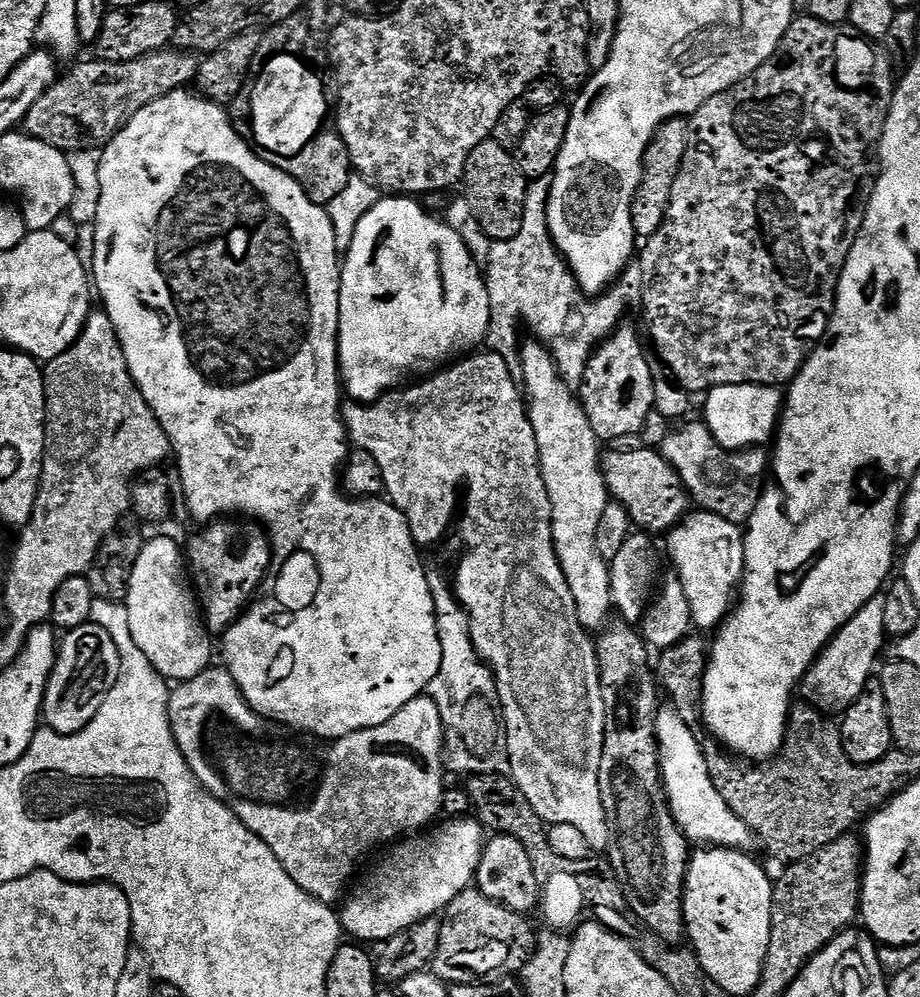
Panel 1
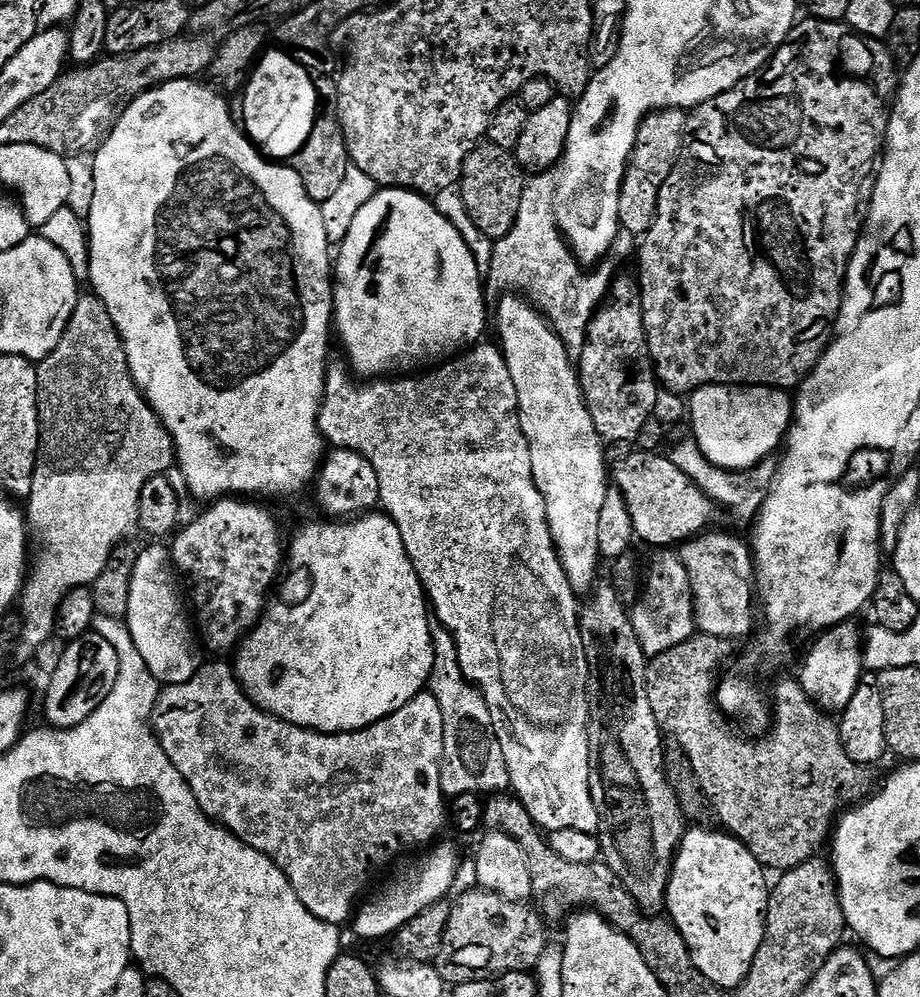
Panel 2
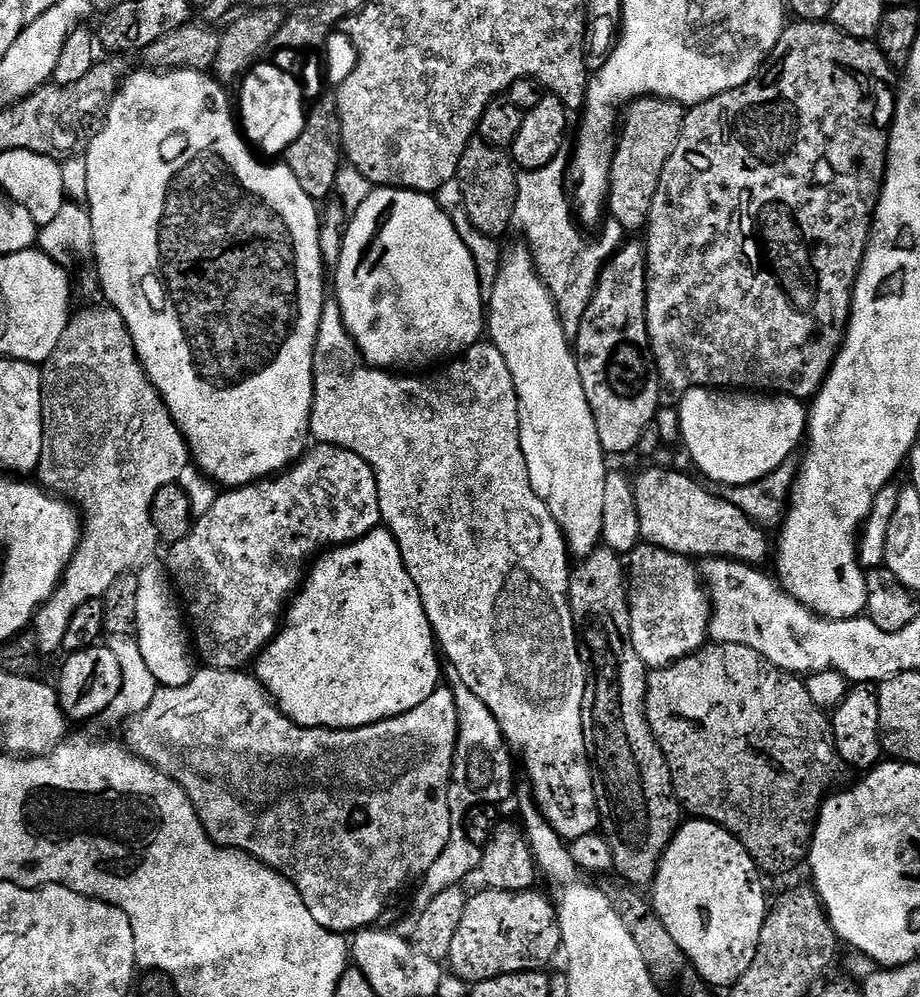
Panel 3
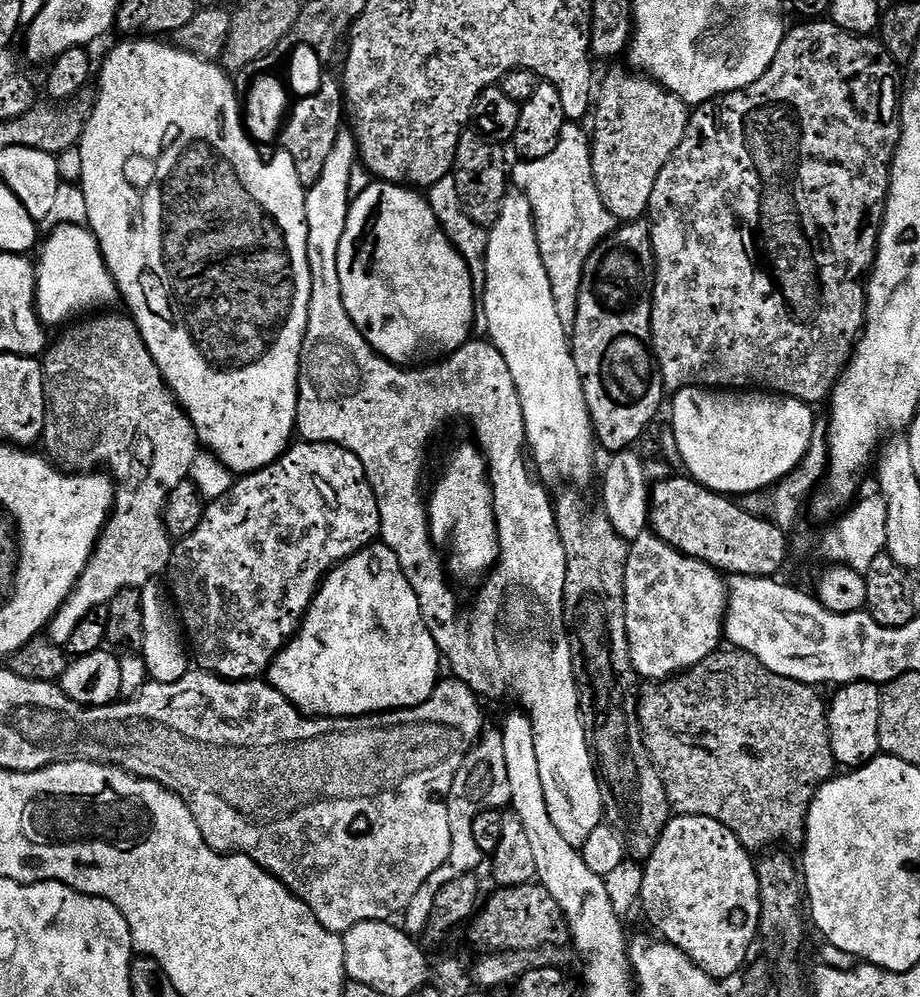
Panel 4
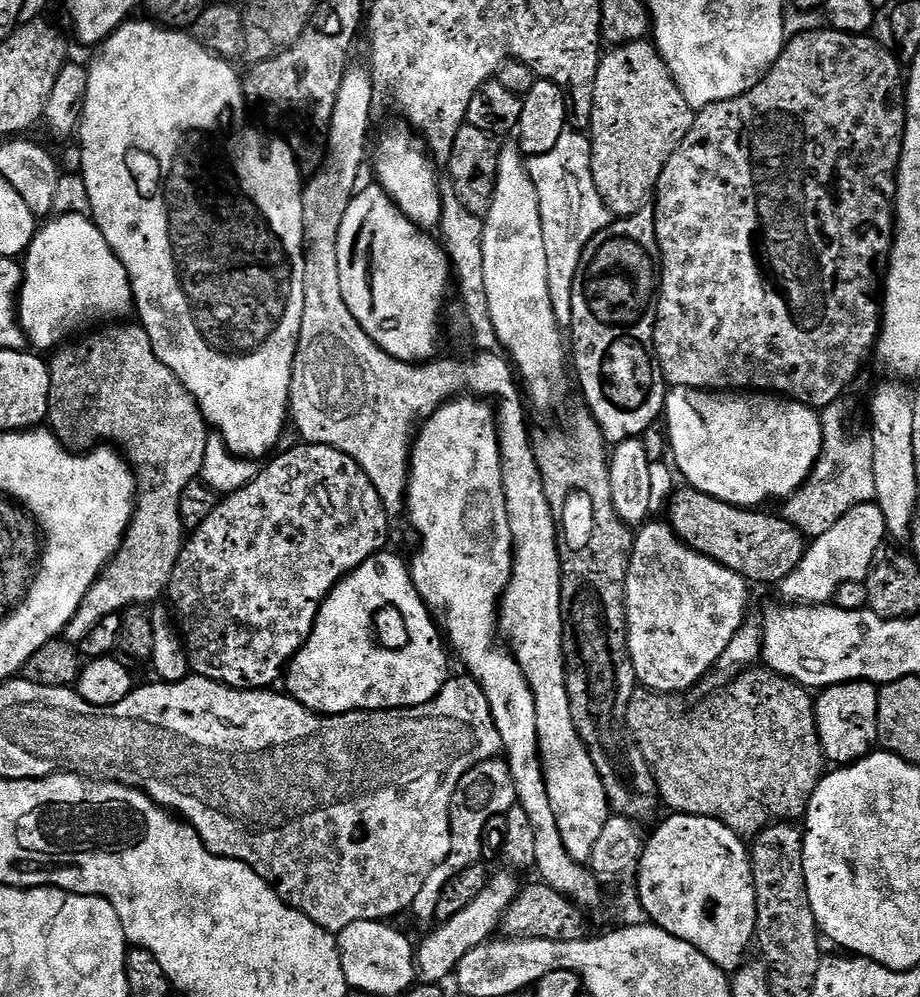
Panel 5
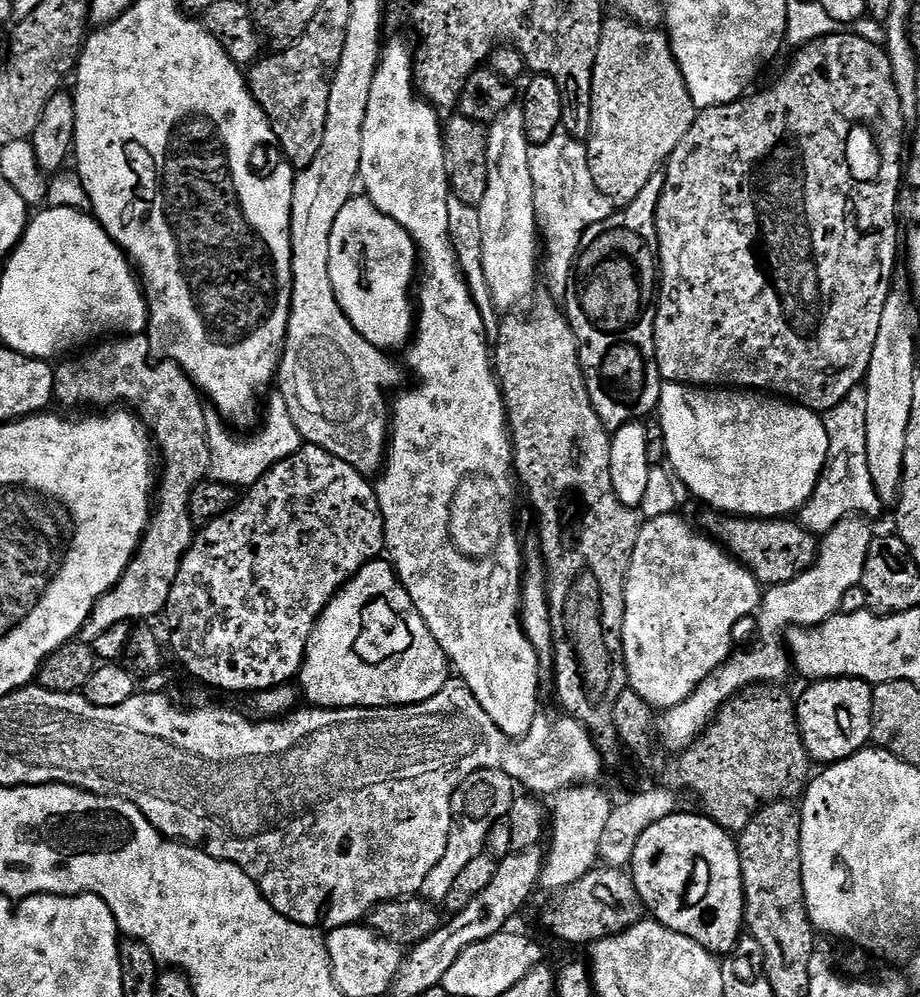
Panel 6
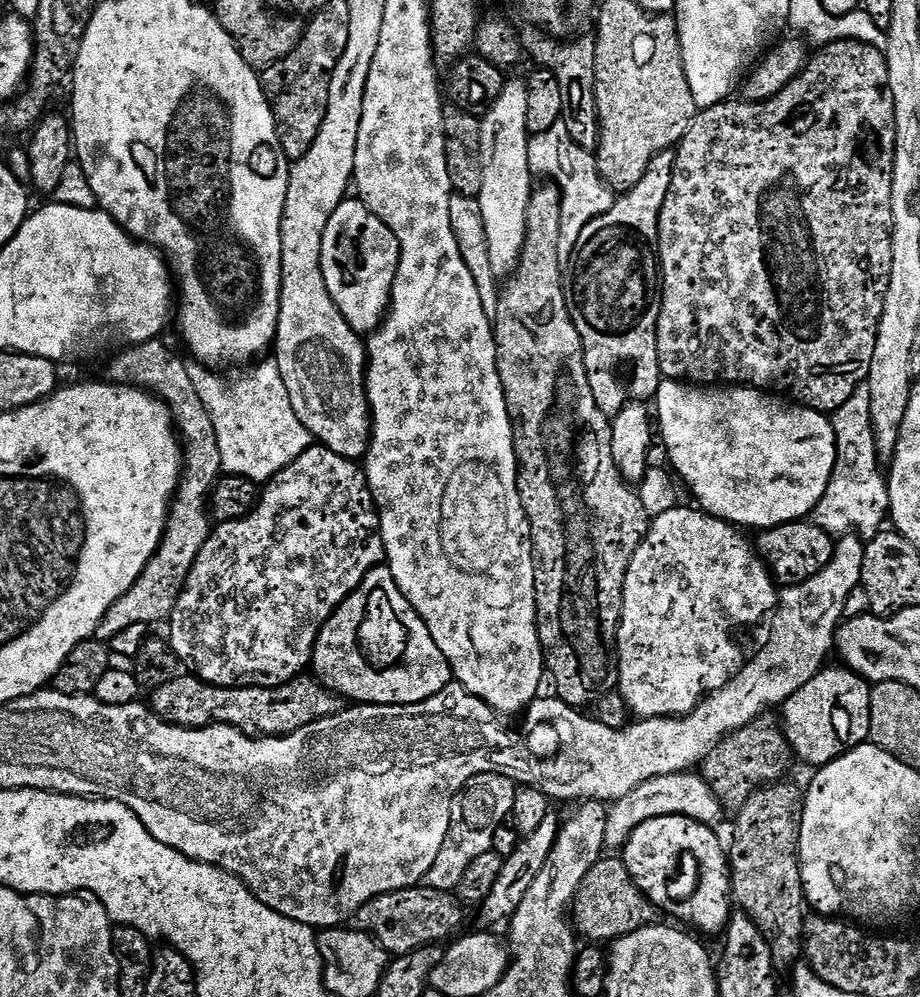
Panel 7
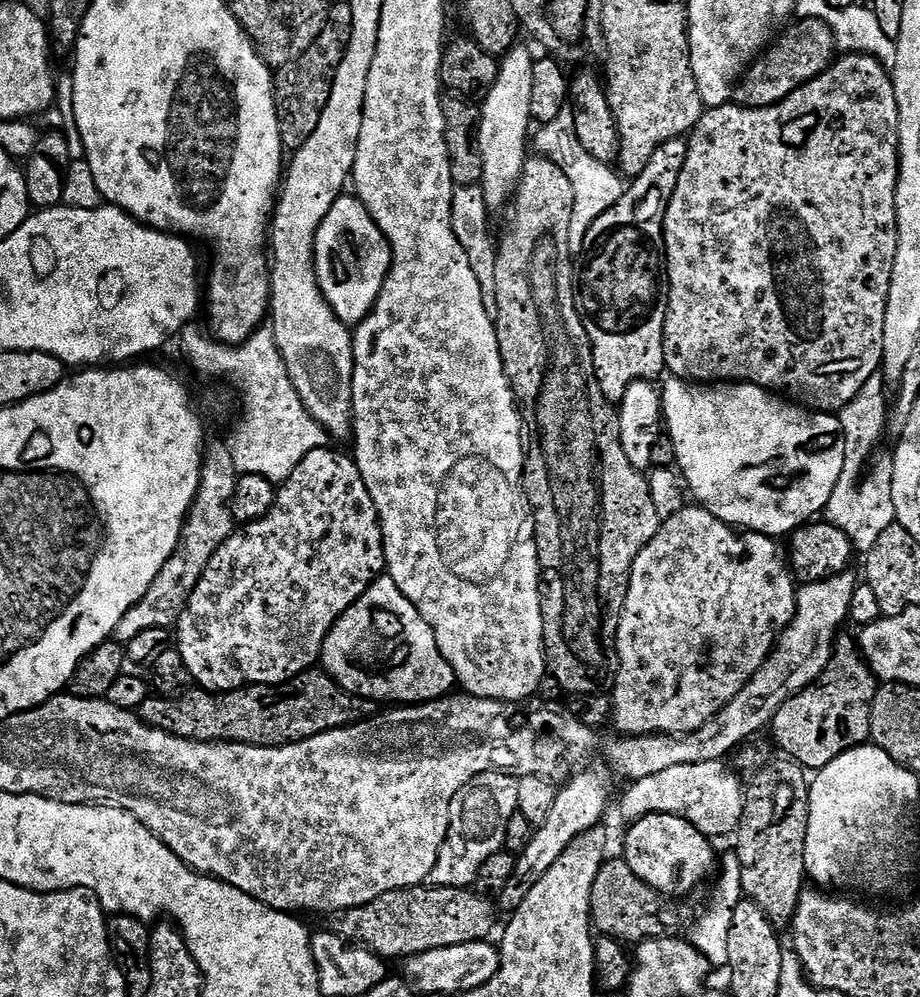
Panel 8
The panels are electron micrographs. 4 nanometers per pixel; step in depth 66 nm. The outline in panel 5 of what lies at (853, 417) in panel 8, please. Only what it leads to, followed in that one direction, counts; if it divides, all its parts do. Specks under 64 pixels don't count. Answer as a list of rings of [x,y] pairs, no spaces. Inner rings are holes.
[[[841,401],[821,409],[822,445],[819,458],[804,485],[787,497],[780,509],[784,520],[799,530],[805,539],[813,540],[831,529],[852,508],[874,502],[873,438],[869,433],[854,438],[846,434],[846,410]]]

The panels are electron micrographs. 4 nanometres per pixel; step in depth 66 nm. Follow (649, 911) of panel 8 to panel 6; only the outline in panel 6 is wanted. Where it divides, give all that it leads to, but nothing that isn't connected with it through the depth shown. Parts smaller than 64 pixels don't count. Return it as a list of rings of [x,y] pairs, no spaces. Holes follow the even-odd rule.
[[[597,866],[569,888],[551,893],[552,901],[544,908],[544,924],[568,944],[592,946],[598,940],[626,931],[645,919],[646,909],[631,875],[622,868]]]

